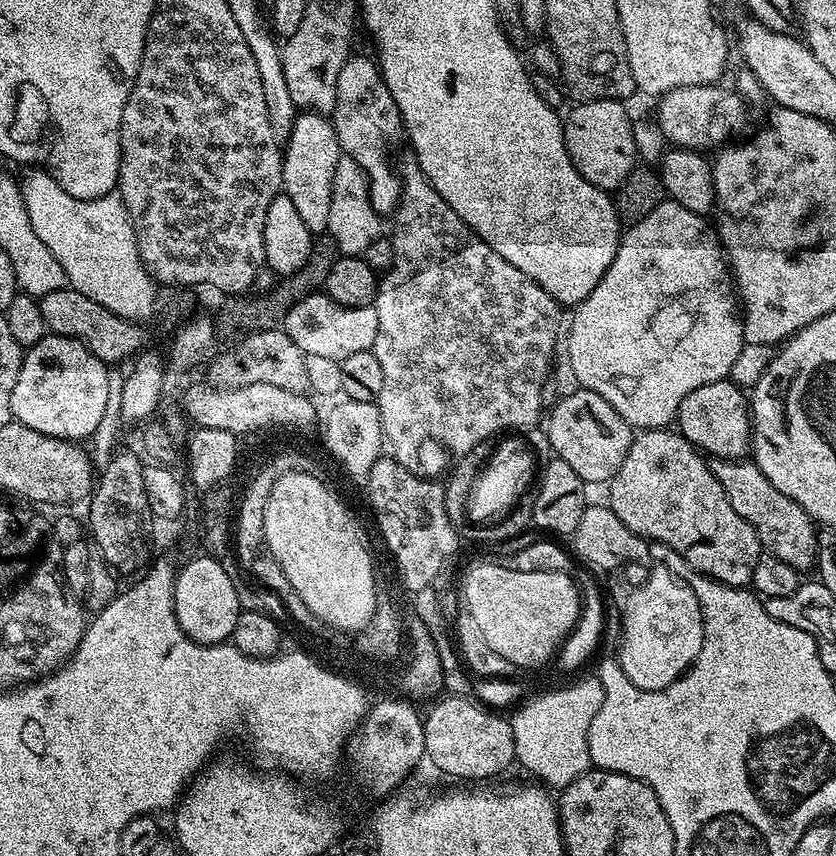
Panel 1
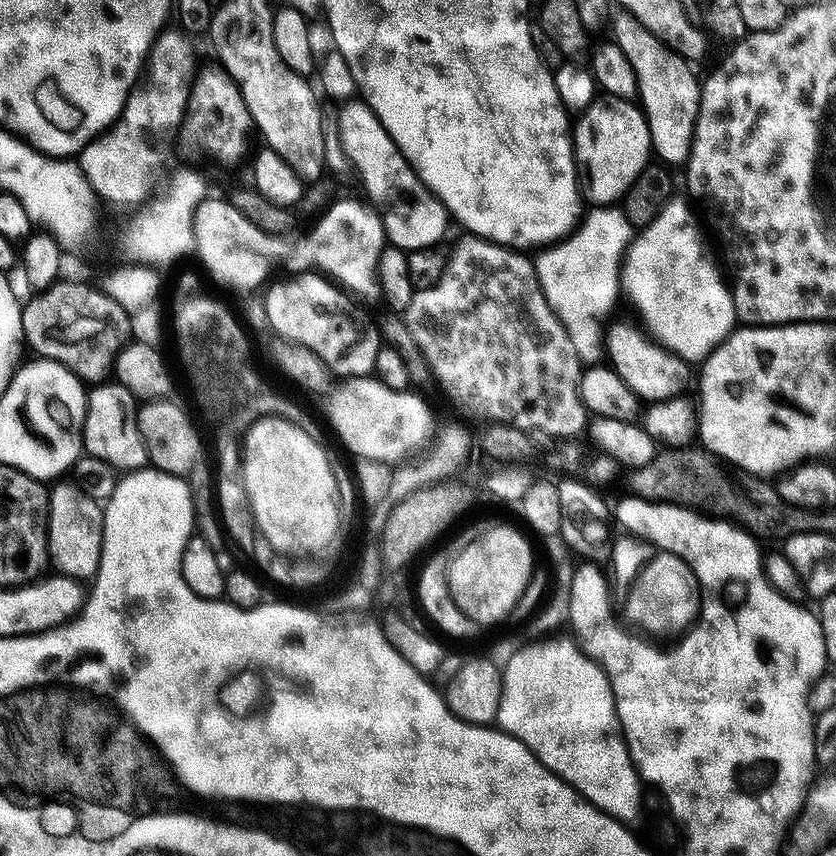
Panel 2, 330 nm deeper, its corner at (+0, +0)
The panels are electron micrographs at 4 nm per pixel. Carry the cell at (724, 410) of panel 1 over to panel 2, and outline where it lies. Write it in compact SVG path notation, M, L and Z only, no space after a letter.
M639 327L612 328L606 332L606 356L611 367L624 379L626 386L636 391L637 396L644 402L659 402L675 396L685 395L689 390L688 383L693 383L694 372L690 369L689 361L674 355L668 349L653 342Z

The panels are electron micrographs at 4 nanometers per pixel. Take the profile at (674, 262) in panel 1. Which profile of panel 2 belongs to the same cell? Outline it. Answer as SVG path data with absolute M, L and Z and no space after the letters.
M669 199L664 209L645 228L635 233L632 243L628 245L624 254L620 283L623 295L625 292L629 302L640 311L645 324L643 327L647 329L655 343L682 357L683 360L703 362L734 331L734 325L737 323L736 311L725 277L724 280L720 277L715 262L708 257L708 252L704 249L700 228L696 225L691 210L688 209L689 201L676 199Z

